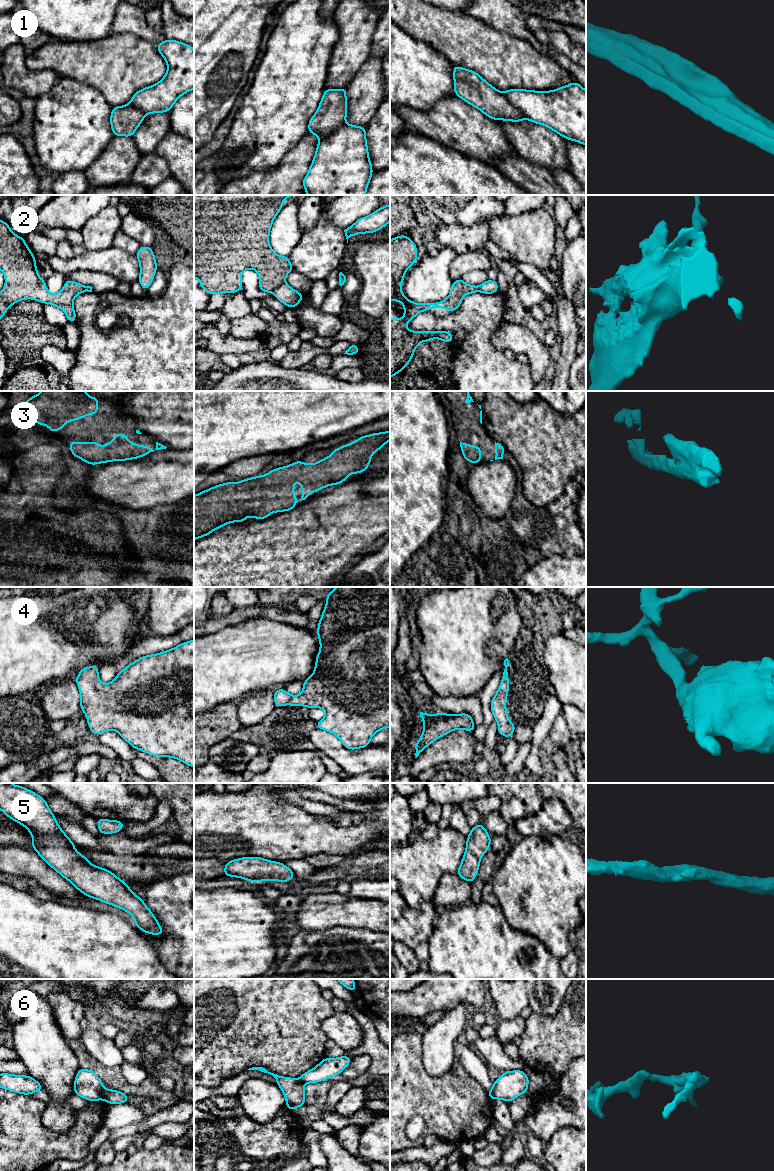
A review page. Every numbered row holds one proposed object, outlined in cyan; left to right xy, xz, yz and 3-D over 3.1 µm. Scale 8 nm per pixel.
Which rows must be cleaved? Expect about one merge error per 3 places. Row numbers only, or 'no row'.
1, 2, 6

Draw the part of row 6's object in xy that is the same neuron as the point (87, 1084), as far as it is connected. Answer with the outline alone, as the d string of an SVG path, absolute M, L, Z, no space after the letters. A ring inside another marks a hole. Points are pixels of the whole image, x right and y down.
M80 1068L74 1081L74 1094L88 1100L103 1099L103 1082L93 1071Z

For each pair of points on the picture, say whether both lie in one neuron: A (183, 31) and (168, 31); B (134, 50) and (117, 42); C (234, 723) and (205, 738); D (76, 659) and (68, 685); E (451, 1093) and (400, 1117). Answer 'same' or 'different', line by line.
A: same
B: same
C: same
D: different
E: same

